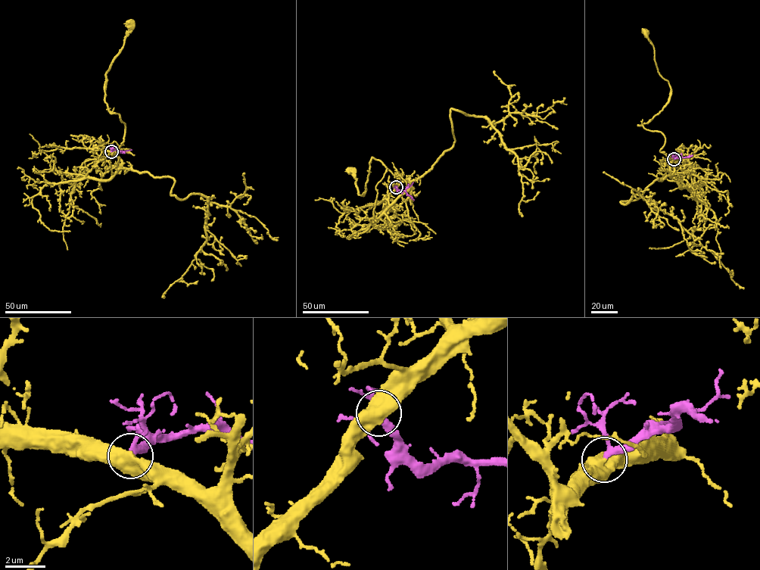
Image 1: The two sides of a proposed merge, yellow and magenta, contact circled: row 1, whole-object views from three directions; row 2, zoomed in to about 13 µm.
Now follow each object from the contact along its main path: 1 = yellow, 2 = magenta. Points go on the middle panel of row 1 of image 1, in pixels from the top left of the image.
1: (396, 187), (400, 182), (398, 172), (396, 177), (372, 157), (361, 196), (355, 184), (355, 172), (350, 170)
2: (396, 187), (399, 191), (404, 191), (414, 200)

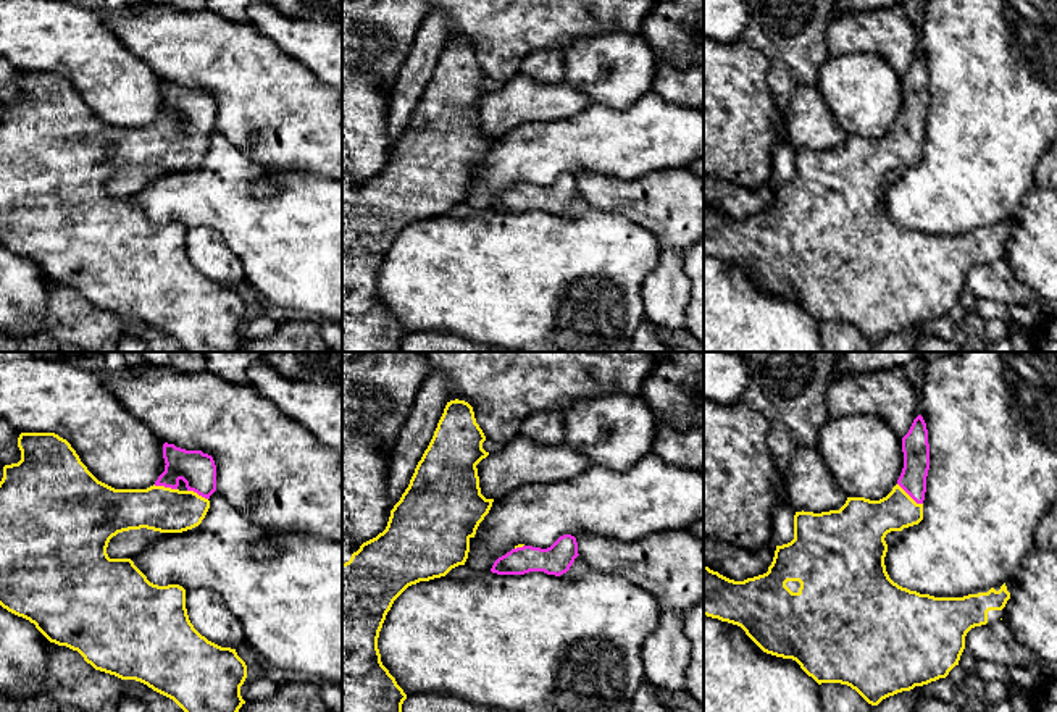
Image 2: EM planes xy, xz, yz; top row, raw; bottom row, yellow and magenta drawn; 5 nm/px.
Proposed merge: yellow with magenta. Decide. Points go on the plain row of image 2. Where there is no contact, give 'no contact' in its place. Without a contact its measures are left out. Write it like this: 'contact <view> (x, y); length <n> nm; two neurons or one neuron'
contact yz (909, 134); length 170 nm; one neuron

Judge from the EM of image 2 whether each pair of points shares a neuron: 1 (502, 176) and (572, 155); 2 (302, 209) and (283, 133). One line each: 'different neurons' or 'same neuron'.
1: same neuron
2: different neurons

